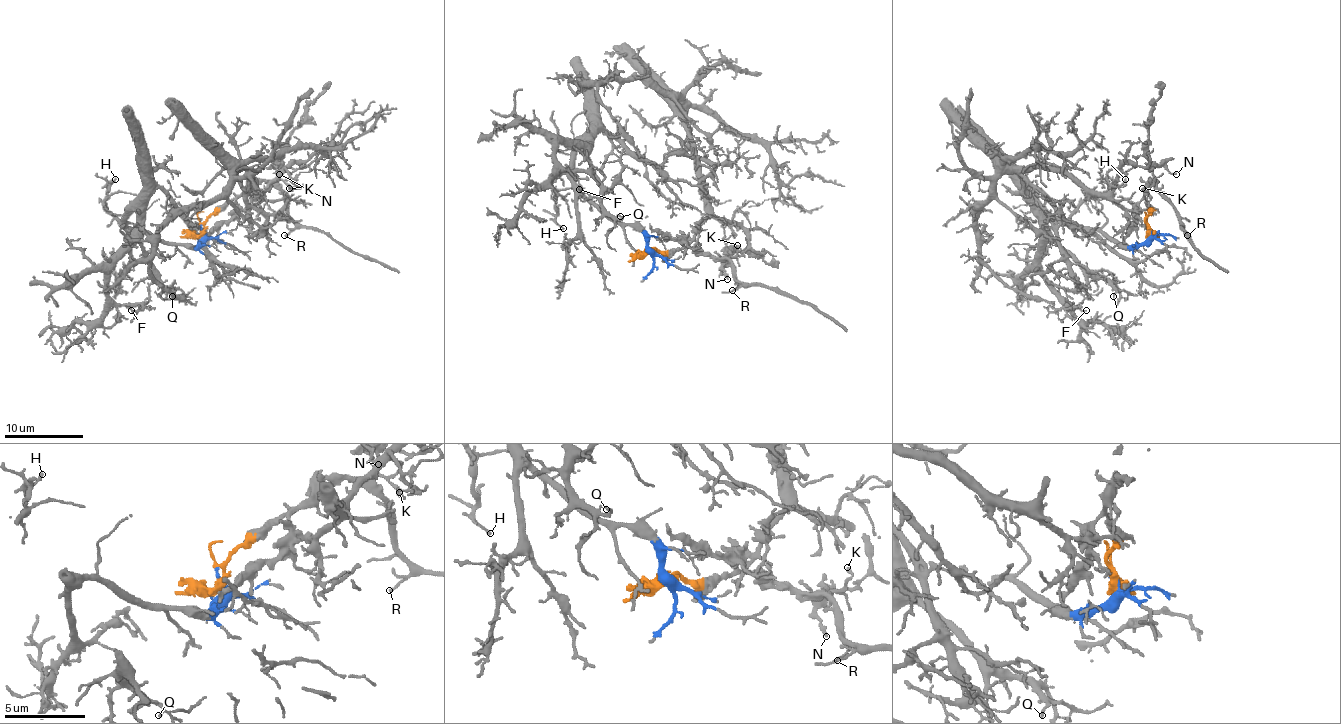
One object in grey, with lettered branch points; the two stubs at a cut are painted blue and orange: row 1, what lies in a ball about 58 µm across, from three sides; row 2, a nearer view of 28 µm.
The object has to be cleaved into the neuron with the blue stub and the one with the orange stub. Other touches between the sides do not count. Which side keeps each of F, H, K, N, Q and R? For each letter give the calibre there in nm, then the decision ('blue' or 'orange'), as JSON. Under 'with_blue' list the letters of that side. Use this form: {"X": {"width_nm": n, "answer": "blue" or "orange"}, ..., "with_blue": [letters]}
{"F": {"width_nm": 120, "answer": "blue"}, "H": {"width_nm": 160, "answer": "blue"}, "K": {"width_nm": 140, "answer": "orange"}, "N": {"width_nm": 170, "answer": "orange"}, "Q": {"width_nm": 170, "answer": "blue"}, "R": {"width_nm": 120, "answer": "orange"}, "with_blue": ["F", "H", "Q"]}

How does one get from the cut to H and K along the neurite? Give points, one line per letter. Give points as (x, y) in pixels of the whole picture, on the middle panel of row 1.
H: (651, 252), (643, 233), (629, 225), (617, 225), (564, 173), (552, 185), (556, 221), (564, 229)
K: (651, 252), (657, 248), (692, 248), (720, 258), (734, 256), (738, 244)

